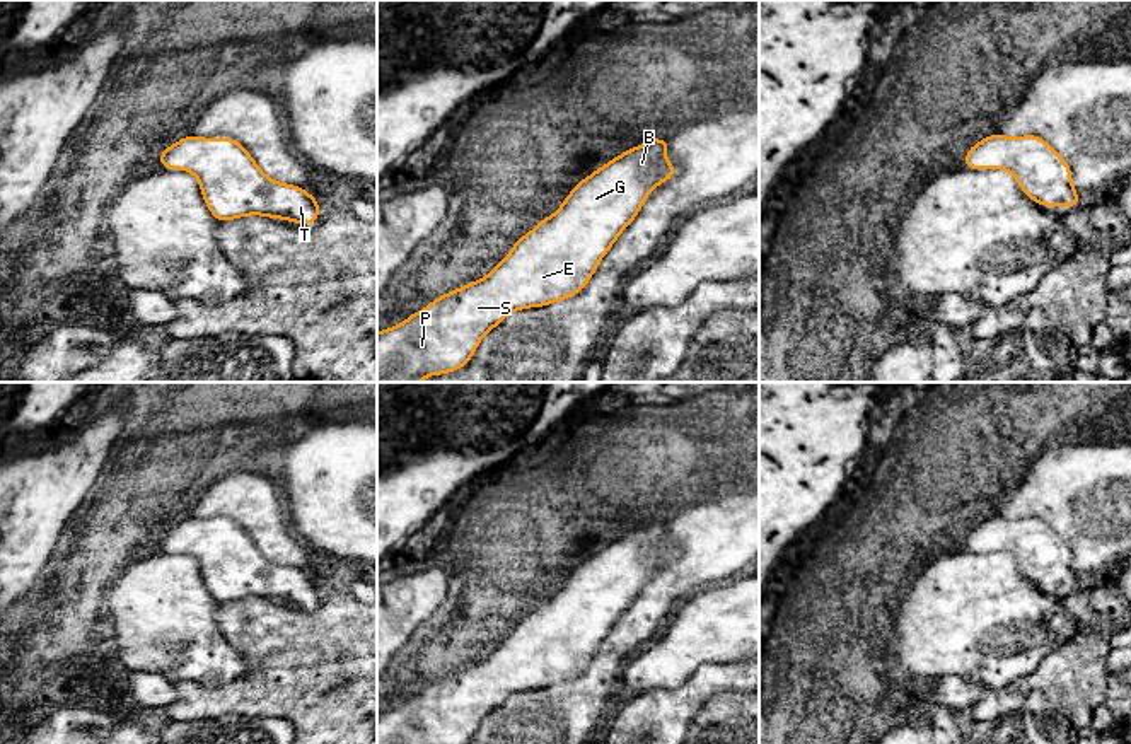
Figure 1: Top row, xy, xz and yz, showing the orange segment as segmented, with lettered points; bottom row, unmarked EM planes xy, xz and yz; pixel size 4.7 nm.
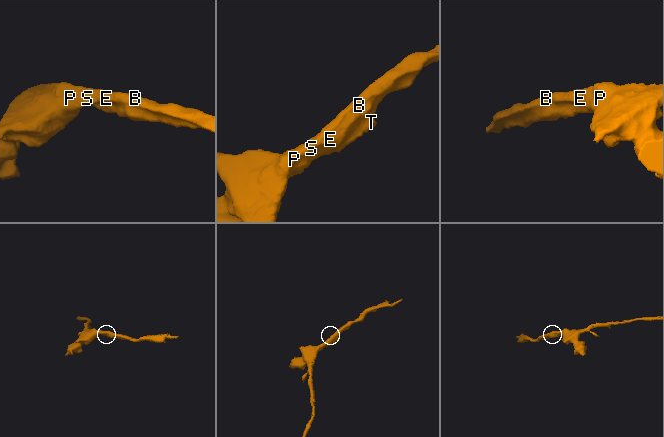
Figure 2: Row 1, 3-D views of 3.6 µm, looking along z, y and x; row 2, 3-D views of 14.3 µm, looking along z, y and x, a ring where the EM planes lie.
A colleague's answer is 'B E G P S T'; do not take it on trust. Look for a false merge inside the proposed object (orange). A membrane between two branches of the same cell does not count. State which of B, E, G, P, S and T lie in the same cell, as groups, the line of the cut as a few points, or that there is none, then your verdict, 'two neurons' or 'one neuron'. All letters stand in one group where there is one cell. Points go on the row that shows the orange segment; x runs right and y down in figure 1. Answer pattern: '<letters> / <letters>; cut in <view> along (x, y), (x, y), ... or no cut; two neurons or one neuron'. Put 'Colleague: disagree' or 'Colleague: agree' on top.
Colleague: agree
B E G P S T; no cut; one neuron

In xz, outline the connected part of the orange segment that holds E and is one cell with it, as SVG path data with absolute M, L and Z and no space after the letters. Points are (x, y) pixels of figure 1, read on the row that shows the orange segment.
M650 138L643 145L626 150L580 181L561 203L560 210L541 220L522 235L512 251L484 278L471 282L450 294L437 297L420 312L397 326L377 333L377 382L420 382L426 375L440 375L462 369L474 355L481 338L496 328L510 312L542 307L577 295L595 273L604 254L619 234L633 222L647 201L648 193L669 181L676 166L665 160L670 140Z

